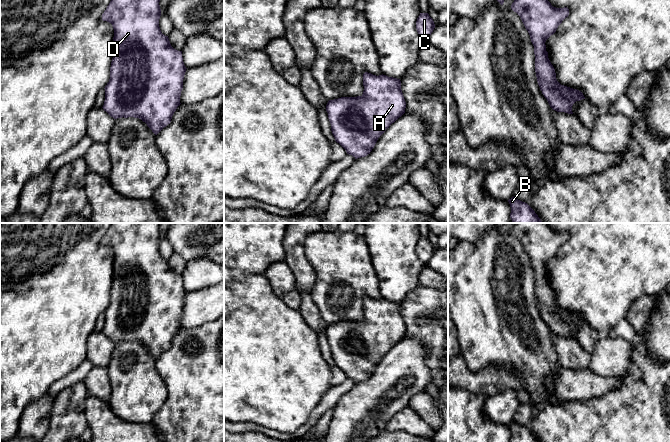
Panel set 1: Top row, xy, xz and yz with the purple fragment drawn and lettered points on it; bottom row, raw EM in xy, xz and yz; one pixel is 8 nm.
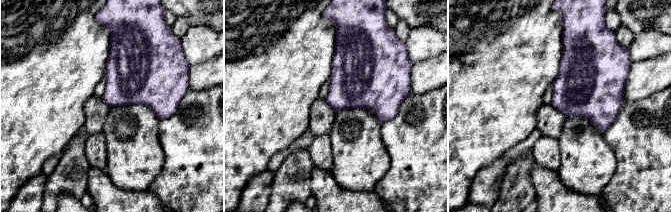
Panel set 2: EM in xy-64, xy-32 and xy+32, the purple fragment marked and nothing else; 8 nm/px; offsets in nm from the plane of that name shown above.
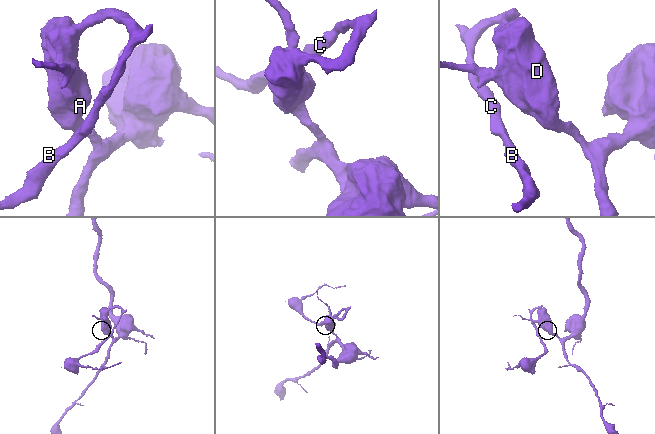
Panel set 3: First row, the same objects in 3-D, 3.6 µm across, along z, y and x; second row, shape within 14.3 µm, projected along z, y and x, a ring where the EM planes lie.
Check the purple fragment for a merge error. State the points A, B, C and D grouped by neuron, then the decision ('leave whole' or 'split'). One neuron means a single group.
A B C D; leave whole

